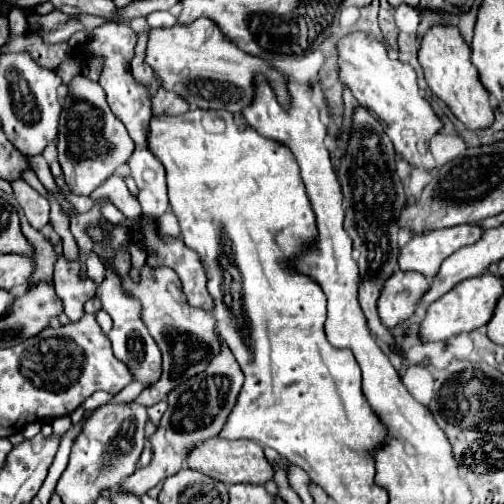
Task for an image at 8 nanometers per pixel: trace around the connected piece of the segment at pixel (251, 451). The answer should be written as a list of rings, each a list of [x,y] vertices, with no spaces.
[[[211,438],[203,444],[199,444],[197,448],[193,448],[193,452],[187,456],[187,466],[195,472],[207,474],[223,484],[265,484],[273,478],[273,468],[267,462],[265,454],[263,454],[263,446],[251,440],[223,440],[223,438]]]

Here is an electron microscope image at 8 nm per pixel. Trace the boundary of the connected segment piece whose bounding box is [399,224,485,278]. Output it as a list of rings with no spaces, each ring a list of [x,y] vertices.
[[[461,224],[453,228],[433,230],[423,236],[415,236],[401,248],[399,266],[401,270],[421,272],[425,276],[435,276],[439,264],[463,246],[475,244],[483,236],[483,228],[477,224]]]

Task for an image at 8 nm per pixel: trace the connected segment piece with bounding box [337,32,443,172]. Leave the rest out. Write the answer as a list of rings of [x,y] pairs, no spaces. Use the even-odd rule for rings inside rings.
[[[353,32],[341,38],[337,50],[339,50],[339,76],[343,84],[349,86],[349,90],[363,108],[375,114],[389,128],[387,136],[391,138],[395,152],[407,164],[433,172],[437,168],[437,162],[429,152],[429,140],[441,132],[443,120],[433,112],[431,104],[419,94],[415,70],[401,60],[389,58],[385,46],[375,38],[367,36],[365,32]]]

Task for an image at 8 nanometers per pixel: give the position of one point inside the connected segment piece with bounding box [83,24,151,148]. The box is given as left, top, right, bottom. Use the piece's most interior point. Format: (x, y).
(130, 102)

